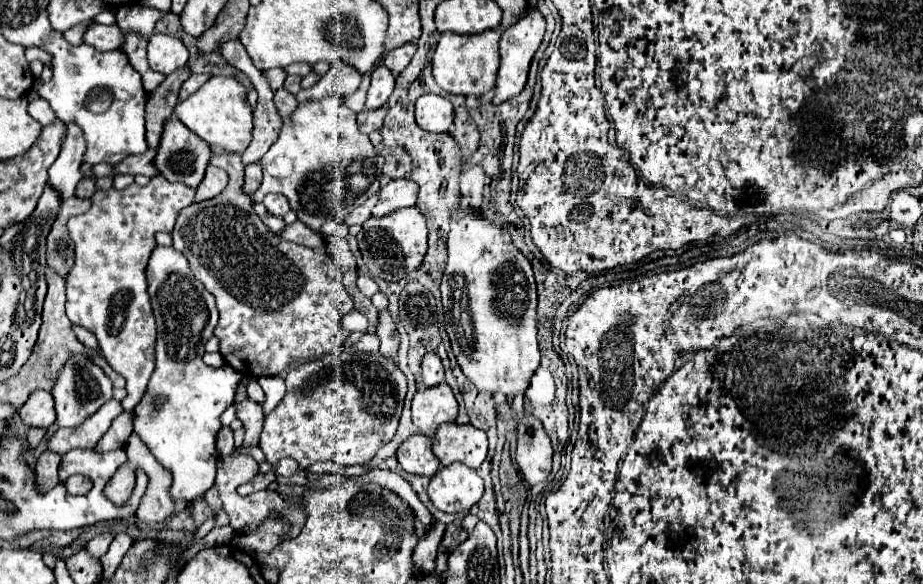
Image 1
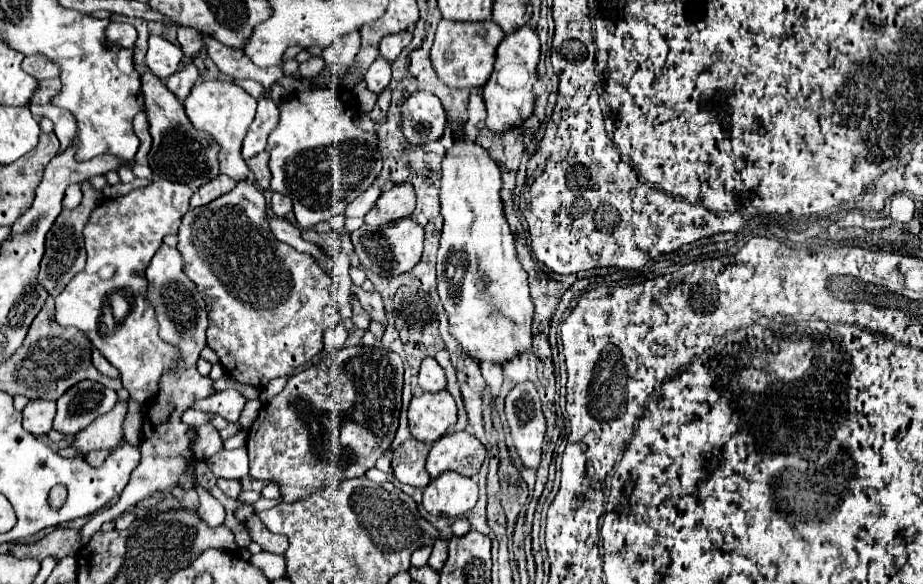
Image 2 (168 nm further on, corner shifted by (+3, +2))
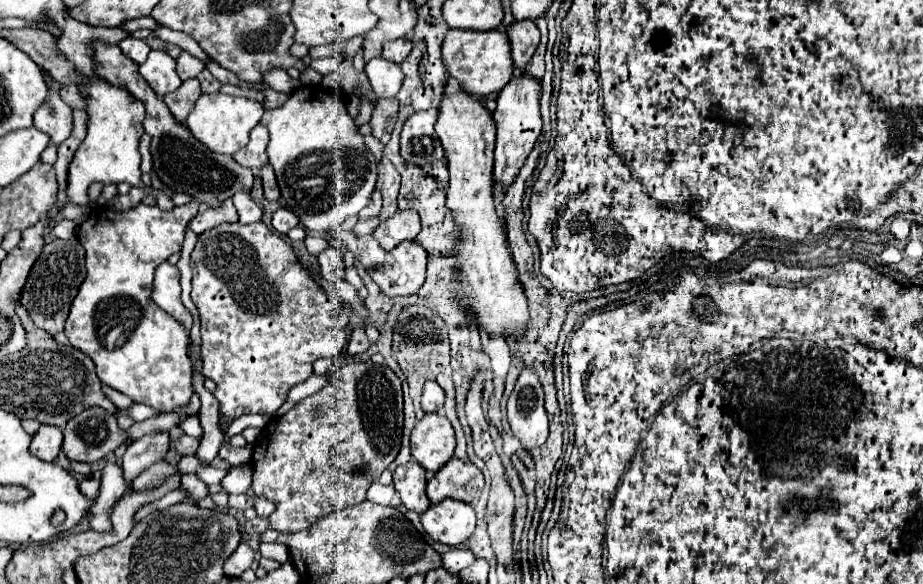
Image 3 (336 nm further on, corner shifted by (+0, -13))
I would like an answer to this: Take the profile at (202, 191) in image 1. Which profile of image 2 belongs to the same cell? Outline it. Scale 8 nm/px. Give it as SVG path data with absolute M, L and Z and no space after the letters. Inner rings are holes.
M220 173L220 177L216 177L216 179L212 179L210 183L202 185L202 187L192 195L192 199L190 199L190 207L196 209L196 207L200 207L200 205L206 205L206 203L218 199L220 195L232 191L234 187L236 187L236 183L232 183L232 179L230 179L228 175Z

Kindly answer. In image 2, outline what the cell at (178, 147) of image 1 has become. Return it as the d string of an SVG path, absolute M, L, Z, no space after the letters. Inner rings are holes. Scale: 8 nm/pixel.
M134 65L134 67L140 73L140 85L142 85L140 91L144 95L144 105L146 105L146 115L152 135L152 149L148 153L150 169L154 171L154 175L162 179L190 185L194 191L200 189L200 185L220 175L220 165L218 165L220 145L212 137L208 137L208 133L190 125L182 103L174 97L174 93L168 91L168 87L158 77L148 73L144 65Z

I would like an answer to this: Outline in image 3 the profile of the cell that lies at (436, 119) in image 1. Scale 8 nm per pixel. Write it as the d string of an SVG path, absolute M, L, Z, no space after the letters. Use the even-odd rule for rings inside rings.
M429 110L415 112L401 132L401 156L417 166L443 158L443 146L435 132L437 114Z

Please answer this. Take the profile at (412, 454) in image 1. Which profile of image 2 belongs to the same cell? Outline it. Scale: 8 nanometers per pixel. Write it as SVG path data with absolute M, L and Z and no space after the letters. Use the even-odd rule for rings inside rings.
M416 439L404 441L392 455L392 469L400 483L424 489L430 481L430 475L424 469L428 457L428 445Z

